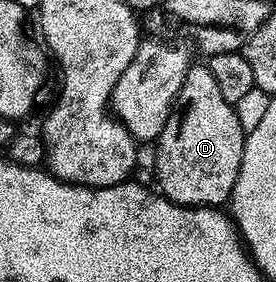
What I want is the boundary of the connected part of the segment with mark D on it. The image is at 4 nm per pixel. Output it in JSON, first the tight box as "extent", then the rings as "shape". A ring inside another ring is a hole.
{"extent":[154,62,245,208],"shape":[[[195,62],[192,63],[191,69],[185,74],[185,82],[181,86],[181,90],[177,94],[175,104],[171,108],[169,118],[165,122],[165,126],[161,130],[159,139],[154,145],[155,148],[155,180],[159,183],[158,191],[166,196],[173,204],[184,204],[187,208],[213,208],[216,206],[223,206],[230,201],[231,191],[237,182],[237,174],[241,170],[241,158],[243,157],[243,142],[245,133],[241,122],[235,113],[235,105],[225,102],[225,98],[221,95],[221,90],[217,87],[217,82],[213,78],[213,74],[209,74],[206,63]]]}

